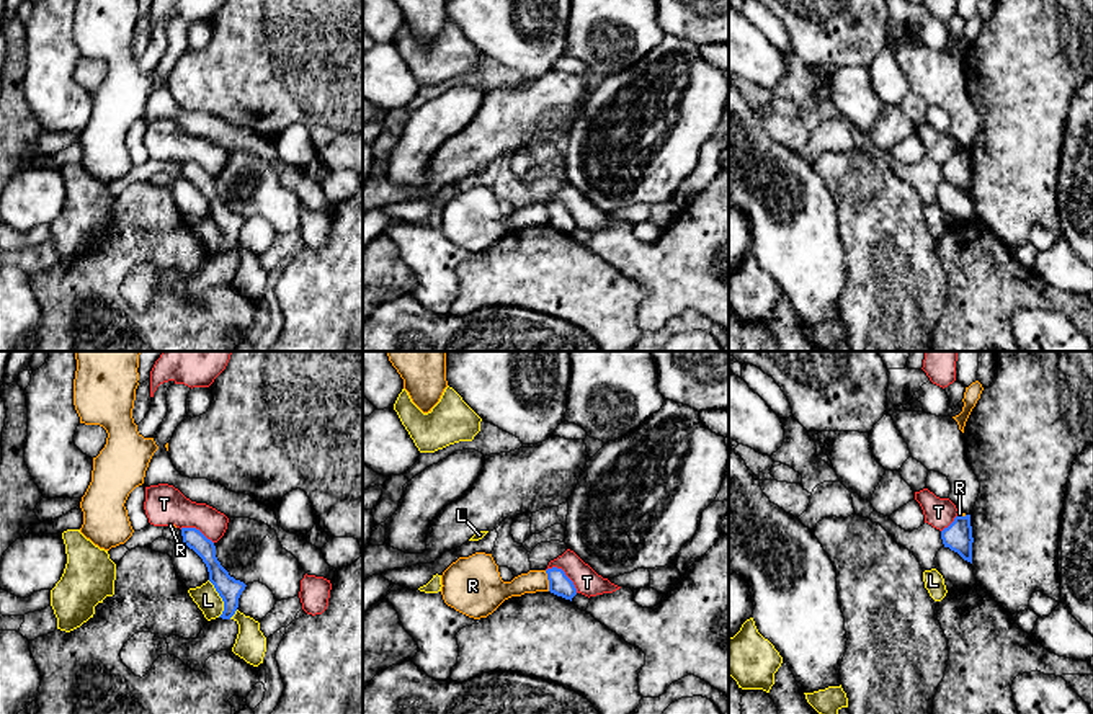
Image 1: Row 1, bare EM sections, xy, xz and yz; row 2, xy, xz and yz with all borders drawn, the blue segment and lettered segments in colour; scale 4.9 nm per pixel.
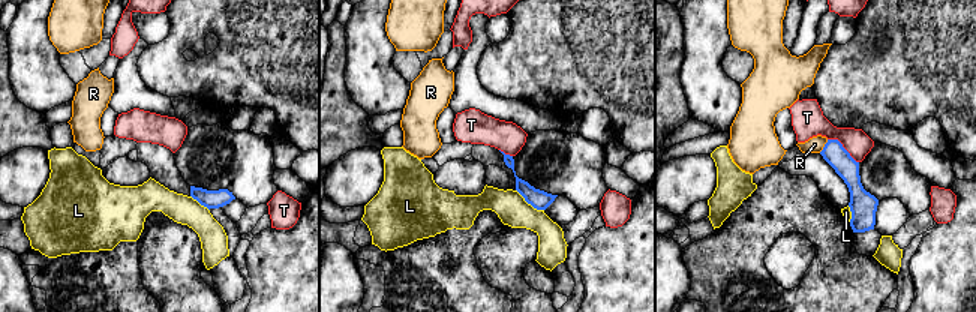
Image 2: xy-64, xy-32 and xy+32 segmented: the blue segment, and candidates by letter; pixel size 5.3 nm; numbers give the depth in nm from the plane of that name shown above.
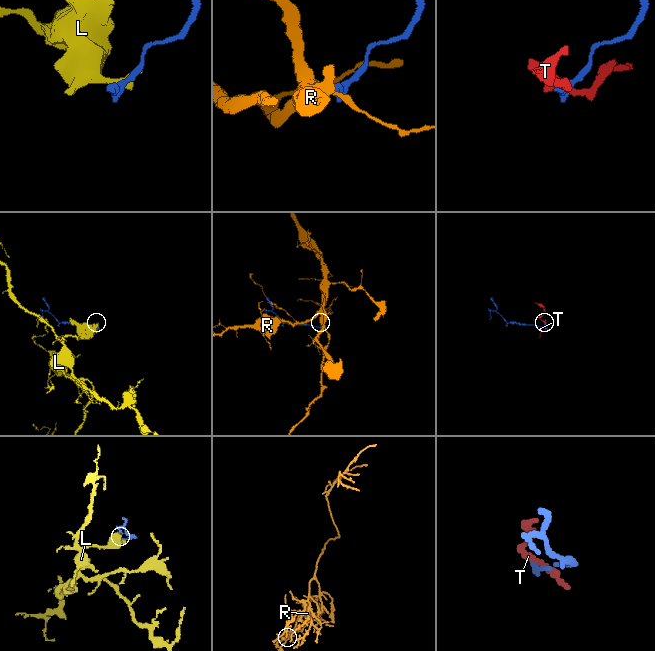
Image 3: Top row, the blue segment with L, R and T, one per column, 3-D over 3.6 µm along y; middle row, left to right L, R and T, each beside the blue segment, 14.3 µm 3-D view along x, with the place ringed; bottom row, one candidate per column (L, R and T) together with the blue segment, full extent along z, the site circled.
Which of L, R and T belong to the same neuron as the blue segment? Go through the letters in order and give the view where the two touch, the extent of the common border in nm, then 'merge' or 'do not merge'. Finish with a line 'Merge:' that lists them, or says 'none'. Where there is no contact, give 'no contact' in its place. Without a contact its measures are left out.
L: meets blue in xy; contact 190 nm long; do not merge
R: meets blue in xz; contact 110 nm long; do not merge
T: meets blue in xz; contact 200 nm long; do not merge
Merge: none

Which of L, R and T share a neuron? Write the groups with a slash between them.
L / R / T

